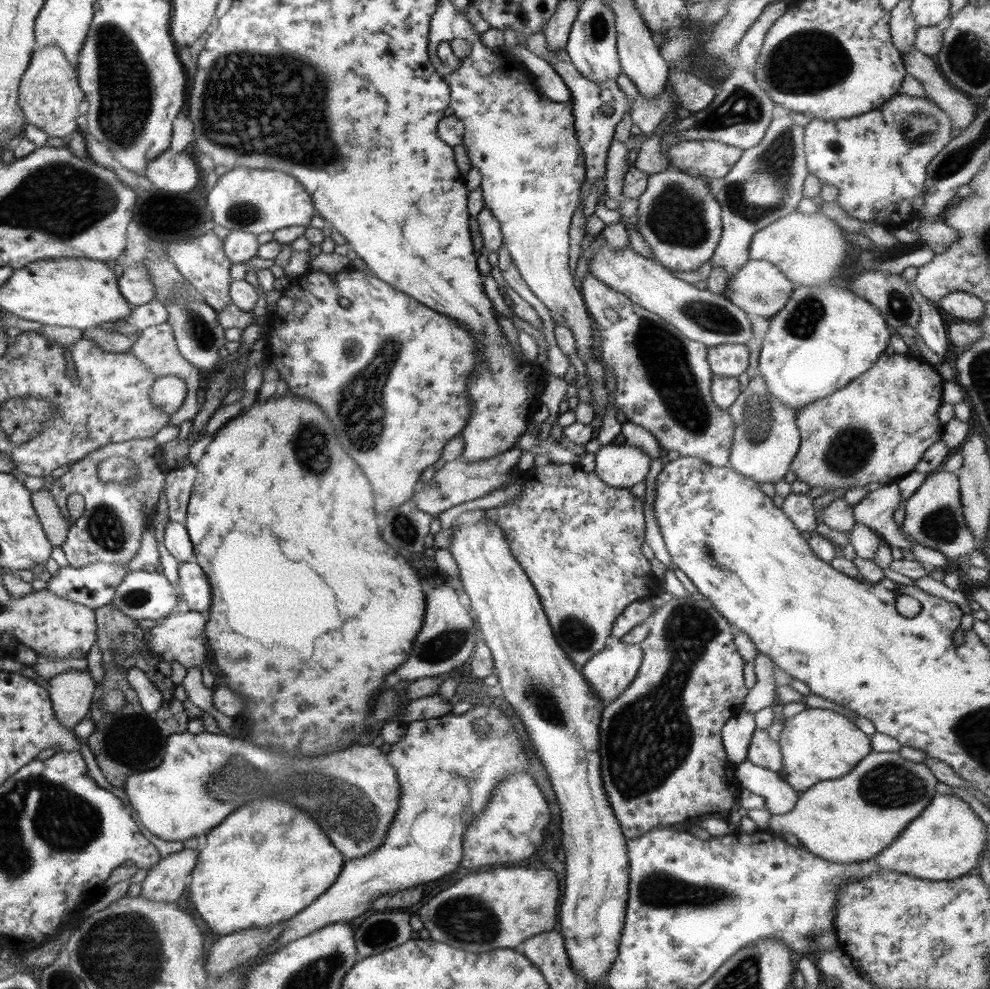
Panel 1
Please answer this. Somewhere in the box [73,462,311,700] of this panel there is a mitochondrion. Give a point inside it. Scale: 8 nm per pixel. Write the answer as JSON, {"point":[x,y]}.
{"point":[105,526]}

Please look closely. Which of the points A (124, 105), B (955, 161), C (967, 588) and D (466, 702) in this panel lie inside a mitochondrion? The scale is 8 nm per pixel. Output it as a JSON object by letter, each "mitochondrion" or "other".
{"A":"mitochondrion","B":"mitochondrion","C":"other","D":"other"}

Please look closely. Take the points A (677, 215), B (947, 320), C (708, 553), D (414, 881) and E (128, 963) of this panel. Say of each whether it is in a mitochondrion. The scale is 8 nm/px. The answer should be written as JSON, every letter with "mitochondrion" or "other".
{"A":"mitochondrion","B":"other","C":"mitochondrion","D":"other","E":"mitochondrion"}

